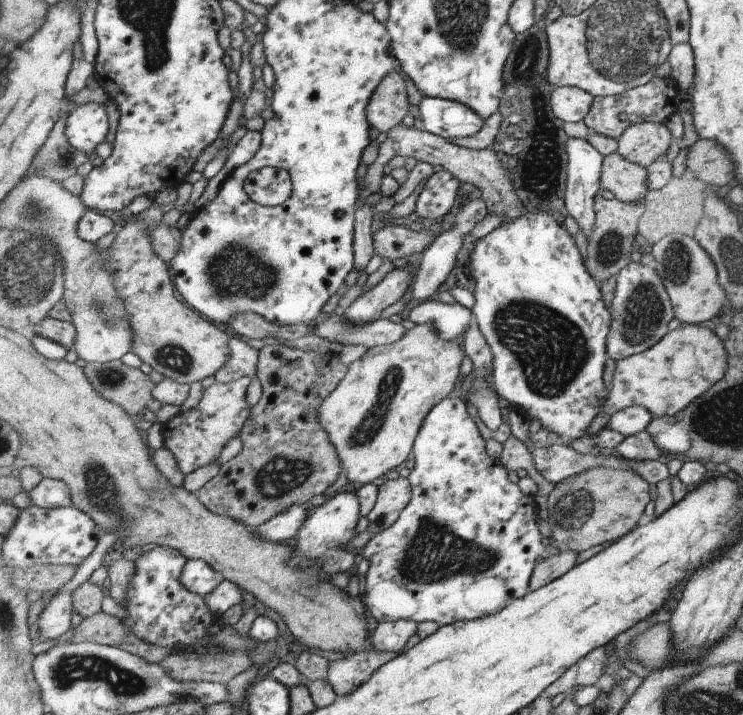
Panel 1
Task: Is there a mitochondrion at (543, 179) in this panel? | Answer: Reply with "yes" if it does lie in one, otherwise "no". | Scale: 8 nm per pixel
yes

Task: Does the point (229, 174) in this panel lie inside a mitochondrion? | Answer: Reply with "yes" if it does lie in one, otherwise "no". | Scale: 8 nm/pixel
no

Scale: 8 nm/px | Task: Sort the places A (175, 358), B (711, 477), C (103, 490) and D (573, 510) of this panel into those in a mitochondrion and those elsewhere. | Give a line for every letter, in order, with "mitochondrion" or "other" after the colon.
A: mitochondrion
B: other
C: mitochondrion
D: mitochondrion

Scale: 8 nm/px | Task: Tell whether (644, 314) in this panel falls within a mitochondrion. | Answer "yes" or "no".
yes

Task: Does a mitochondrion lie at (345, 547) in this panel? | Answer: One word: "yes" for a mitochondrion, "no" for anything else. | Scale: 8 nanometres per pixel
no

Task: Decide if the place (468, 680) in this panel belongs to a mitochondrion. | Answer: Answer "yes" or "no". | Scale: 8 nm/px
no

